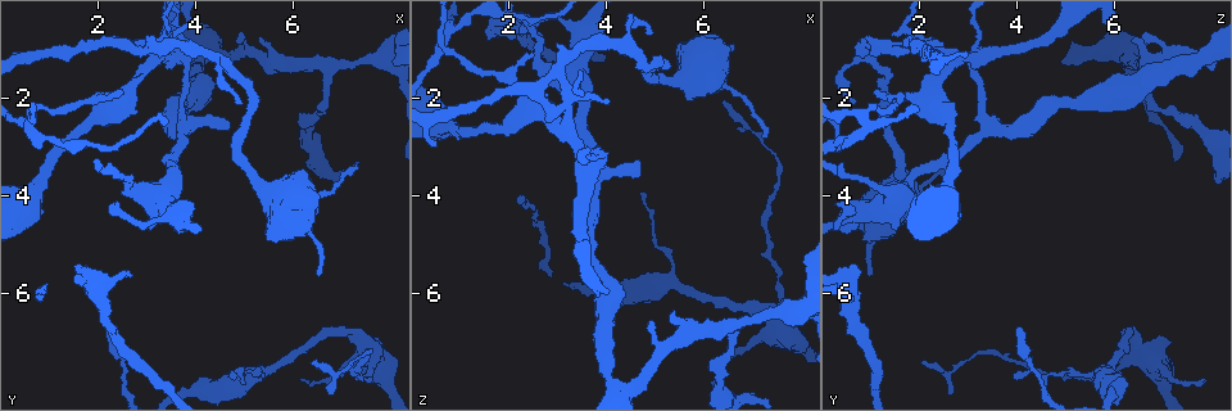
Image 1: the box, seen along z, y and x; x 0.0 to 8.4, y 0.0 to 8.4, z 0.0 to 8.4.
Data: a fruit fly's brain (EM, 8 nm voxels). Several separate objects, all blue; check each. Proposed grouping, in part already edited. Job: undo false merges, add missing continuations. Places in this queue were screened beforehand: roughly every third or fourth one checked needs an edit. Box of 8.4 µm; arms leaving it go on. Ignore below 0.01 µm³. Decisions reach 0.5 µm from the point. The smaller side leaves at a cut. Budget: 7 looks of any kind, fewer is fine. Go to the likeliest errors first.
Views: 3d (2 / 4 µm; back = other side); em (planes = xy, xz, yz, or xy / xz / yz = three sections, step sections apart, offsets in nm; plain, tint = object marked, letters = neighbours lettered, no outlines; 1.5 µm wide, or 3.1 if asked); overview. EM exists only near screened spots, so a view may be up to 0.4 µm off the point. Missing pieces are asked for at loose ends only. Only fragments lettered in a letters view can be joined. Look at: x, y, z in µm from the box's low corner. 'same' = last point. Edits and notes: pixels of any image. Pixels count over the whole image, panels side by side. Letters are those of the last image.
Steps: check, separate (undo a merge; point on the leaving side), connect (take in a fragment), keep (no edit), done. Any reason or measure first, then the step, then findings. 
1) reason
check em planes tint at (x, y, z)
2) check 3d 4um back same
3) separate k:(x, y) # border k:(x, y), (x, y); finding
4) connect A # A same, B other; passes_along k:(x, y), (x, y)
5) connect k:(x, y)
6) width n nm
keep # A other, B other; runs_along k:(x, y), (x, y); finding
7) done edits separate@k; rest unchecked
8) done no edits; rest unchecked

four or more arms meet
check em planes letters at (0.60, 2.55, 0.95)

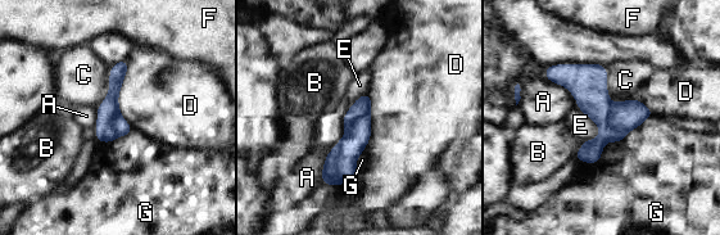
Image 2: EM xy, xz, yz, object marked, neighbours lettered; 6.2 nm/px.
separate 2:(625, 116) # A other, B other, C other, D other, E other, F other, G other; border 2:(610, 103), (608, 122), (626, 132); two neurons meet here

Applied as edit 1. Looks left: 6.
check overview

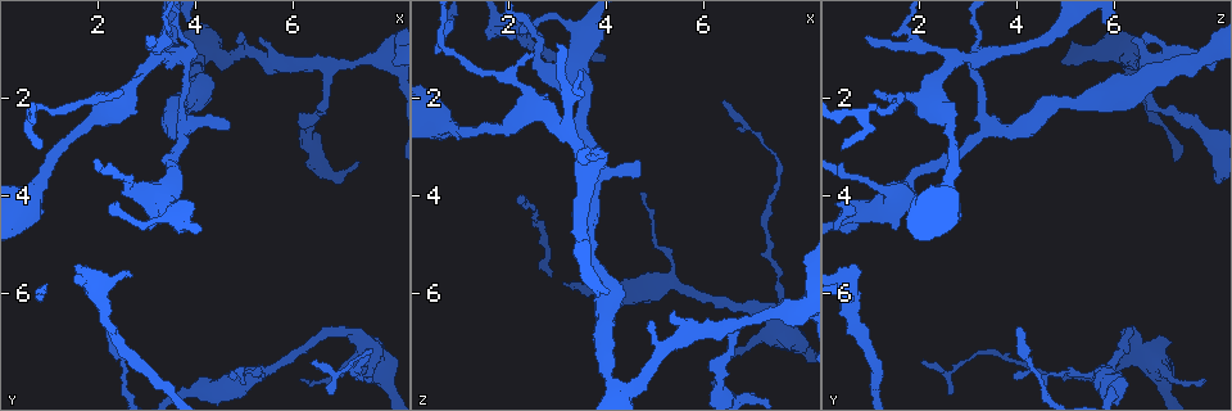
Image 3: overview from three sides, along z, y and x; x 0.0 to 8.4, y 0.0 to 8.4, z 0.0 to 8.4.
check em yz step 4 tint at (1.55, 5.45, 0.60)

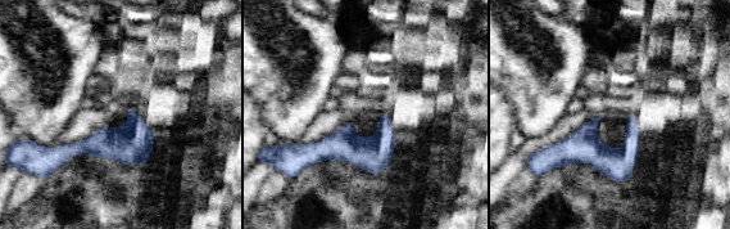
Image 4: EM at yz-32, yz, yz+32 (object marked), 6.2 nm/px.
check em planes letters same

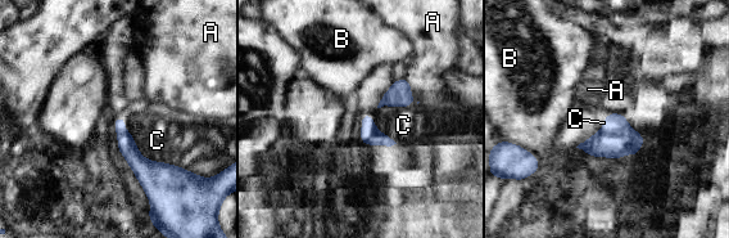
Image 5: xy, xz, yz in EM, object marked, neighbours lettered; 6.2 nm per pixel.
connect C # A other, B other, C same; passes_along 5:(166, 185), (140, 155), (157, 140); it goes on there

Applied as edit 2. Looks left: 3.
an open end
check em planes plain at (4.70, 7.70, 3.95)

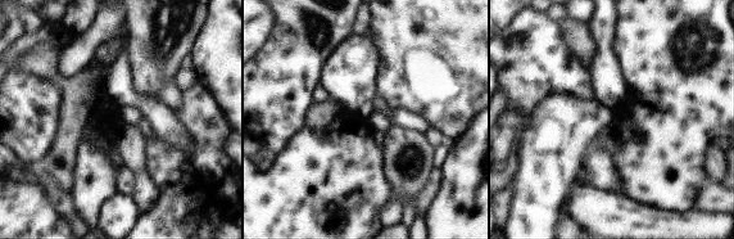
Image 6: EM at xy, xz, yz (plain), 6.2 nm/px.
see the neighbours
check em planes letters same

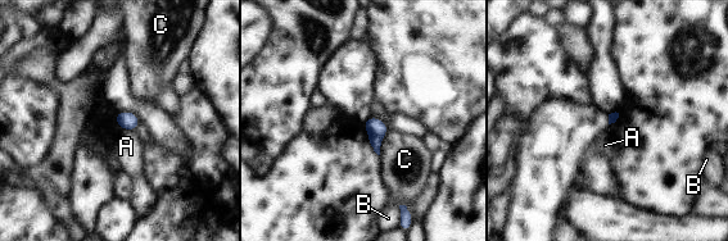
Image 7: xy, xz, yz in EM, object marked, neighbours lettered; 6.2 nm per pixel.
keep # A other, B other, C other; border 7:(121, 127), (132, 131); none of them fits

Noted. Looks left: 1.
done edits separate@2, connect@5; rest unchecked

